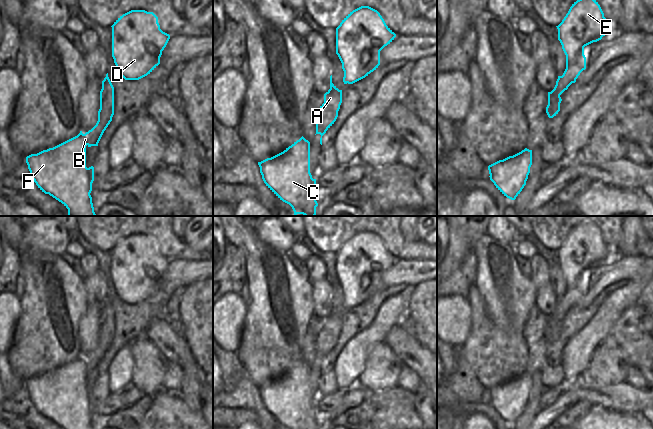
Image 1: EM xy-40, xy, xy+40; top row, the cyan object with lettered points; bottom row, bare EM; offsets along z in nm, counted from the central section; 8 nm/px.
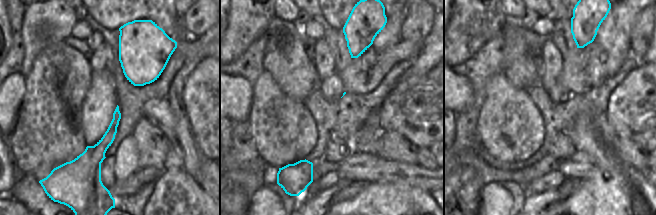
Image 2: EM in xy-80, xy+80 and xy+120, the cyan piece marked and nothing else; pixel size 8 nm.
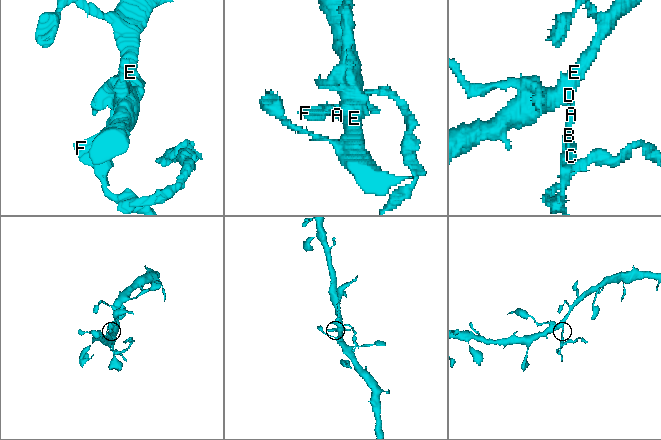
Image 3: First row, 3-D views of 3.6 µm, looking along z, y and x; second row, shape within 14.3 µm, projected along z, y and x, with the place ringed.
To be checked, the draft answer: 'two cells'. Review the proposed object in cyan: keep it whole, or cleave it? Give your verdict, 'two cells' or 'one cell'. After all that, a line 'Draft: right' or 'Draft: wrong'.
two cells
Draft: right

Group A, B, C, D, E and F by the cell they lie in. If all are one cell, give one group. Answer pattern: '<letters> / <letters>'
A B C F / D E

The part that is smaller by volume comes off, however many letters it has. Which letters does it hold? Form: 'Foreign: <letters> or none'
Foreign: A, B, C, F

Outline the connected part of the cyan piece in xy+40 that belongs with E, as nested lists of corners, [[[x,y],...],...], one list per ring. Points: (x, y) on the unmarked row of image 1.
[[[581,222],[574,226],[562,246],[556,250],[558,264],[566,279],[563,304],[575,307],[586,293],[584,271],[597,266],[610,256],[610,248],[593,222]]]

